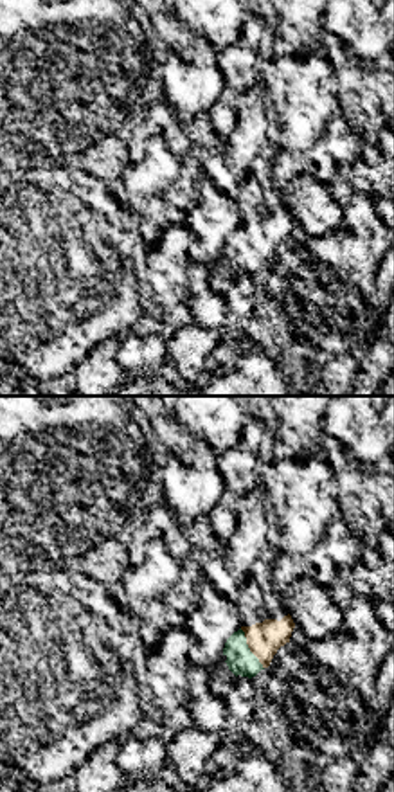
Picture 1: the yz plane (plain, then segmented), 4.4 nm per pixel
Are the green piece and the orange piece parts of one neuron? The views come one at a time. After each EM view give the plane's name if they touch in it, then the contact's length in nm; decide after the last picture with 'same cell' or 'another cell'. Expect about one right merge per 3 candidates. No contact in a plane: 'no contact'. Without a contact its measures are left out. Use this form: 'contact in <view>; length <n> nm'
contact in yz; length 220 nm

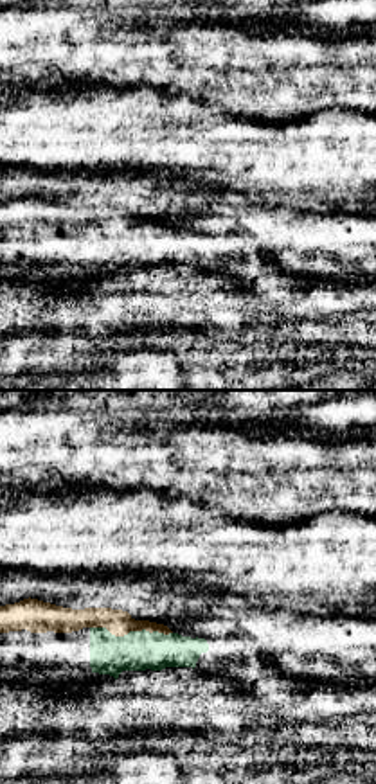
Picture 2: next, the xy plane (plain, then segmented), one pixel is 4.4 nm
contact in xy; length 360 nm

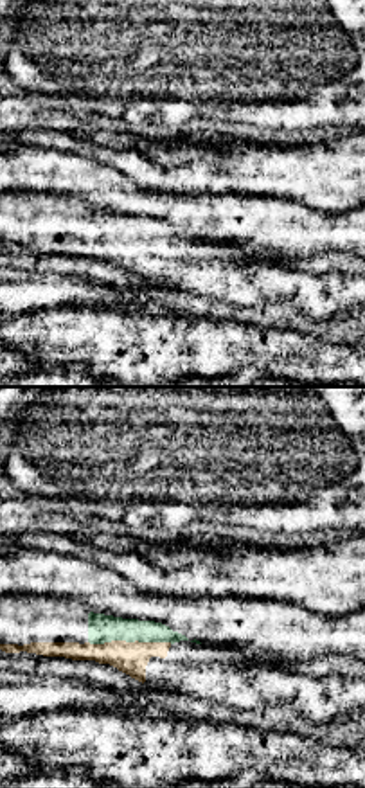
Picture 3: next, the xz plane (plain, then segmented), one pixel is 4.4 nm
contact in xz; length 380 nm

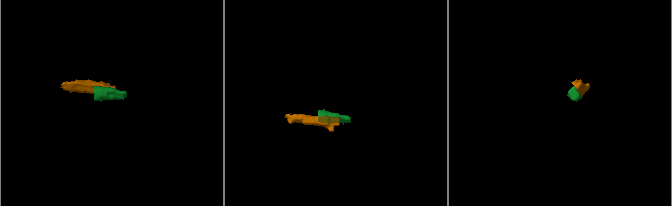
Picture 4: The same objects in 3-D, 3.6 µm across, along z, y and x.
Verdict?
same cell

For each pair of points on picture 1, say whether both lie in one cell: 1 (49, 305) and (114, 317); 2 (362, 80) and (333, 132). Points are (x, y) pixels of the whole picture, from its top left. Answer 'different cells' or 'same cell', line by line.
1: same cell
2: different cells

